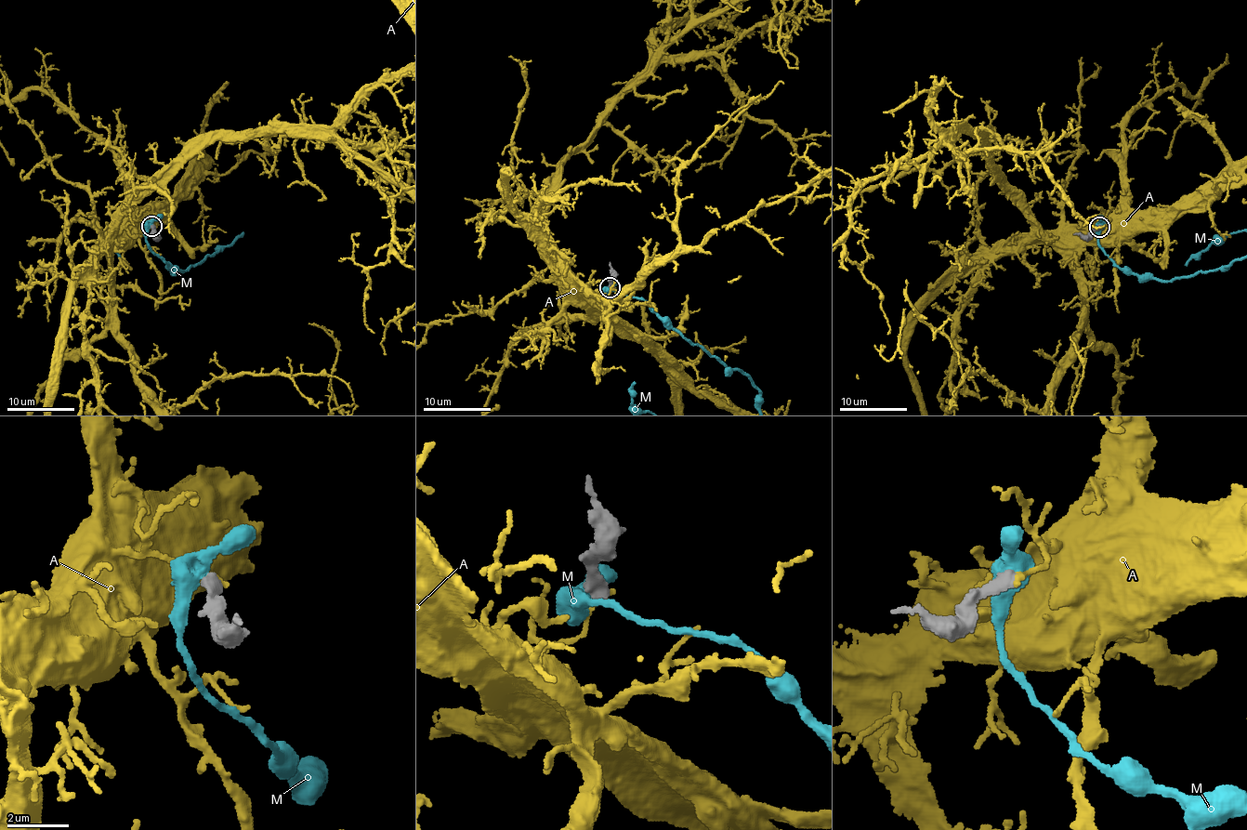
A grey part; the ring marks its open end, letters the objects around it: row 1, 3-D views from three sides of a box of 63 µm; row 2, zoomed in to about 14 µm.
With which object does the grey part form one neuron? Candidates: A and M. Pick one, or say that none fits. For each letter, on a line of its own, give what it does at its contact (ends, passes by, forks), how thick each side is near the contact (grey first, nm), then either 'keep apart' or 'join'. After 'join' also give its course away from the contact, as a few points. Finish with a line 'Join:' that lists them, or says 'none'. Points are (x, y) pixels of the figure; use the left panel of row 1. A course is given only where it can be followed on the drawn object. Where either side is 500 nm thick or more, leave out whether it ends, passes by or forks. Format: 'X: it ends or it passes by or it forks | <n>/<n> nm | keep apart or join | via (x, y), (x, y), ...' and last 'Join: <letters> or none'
A: it ends | 380/170 nm | keep apart
M: it forks | 400/440 nm | keep apart
Join: none

